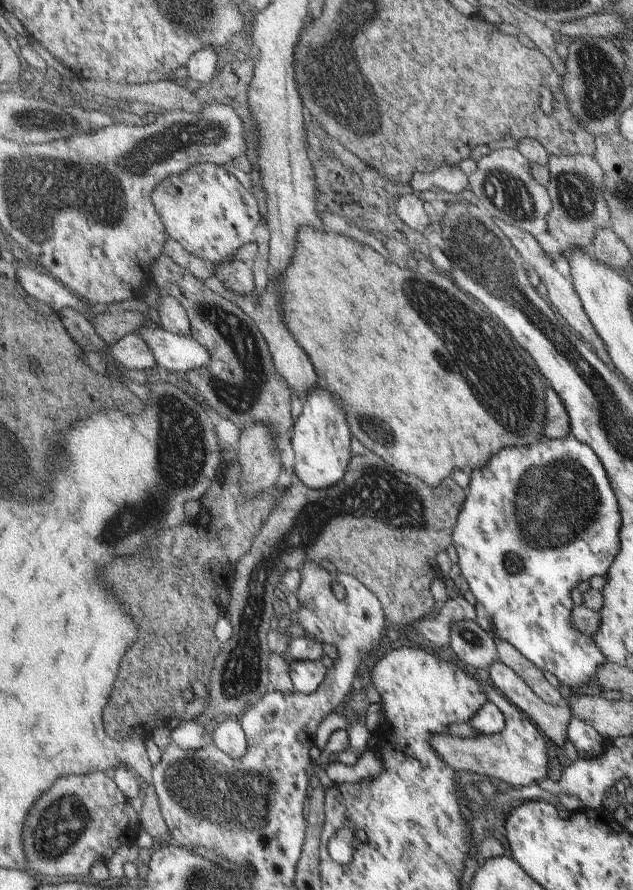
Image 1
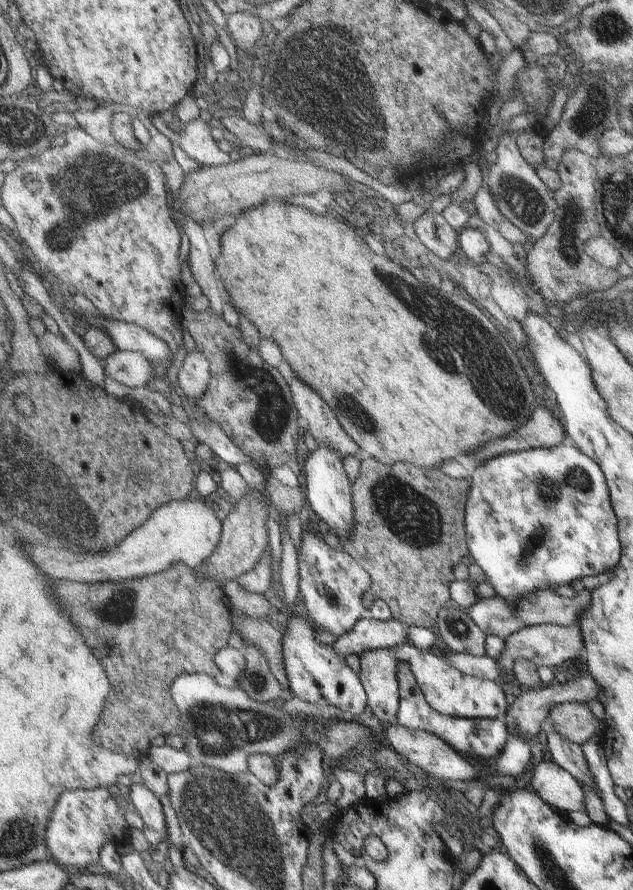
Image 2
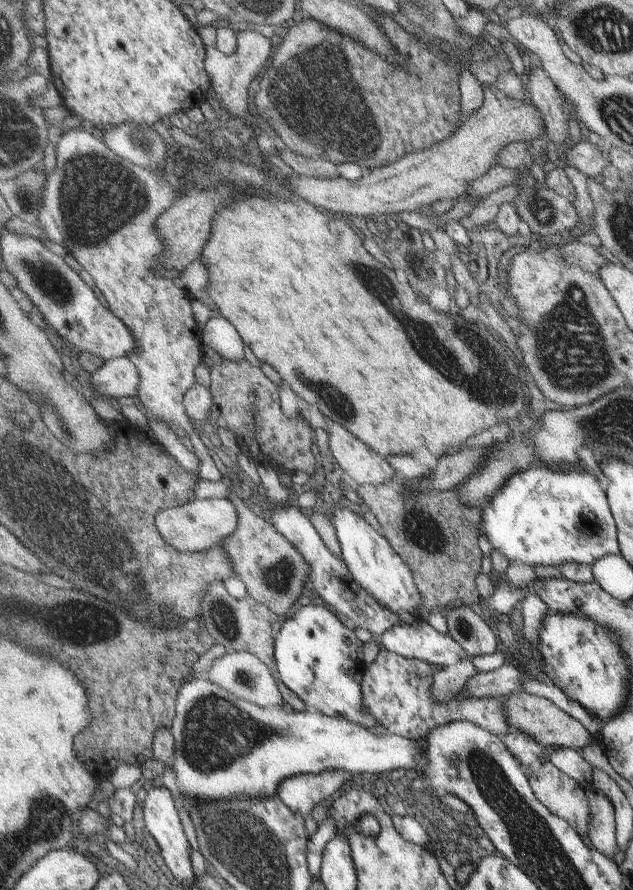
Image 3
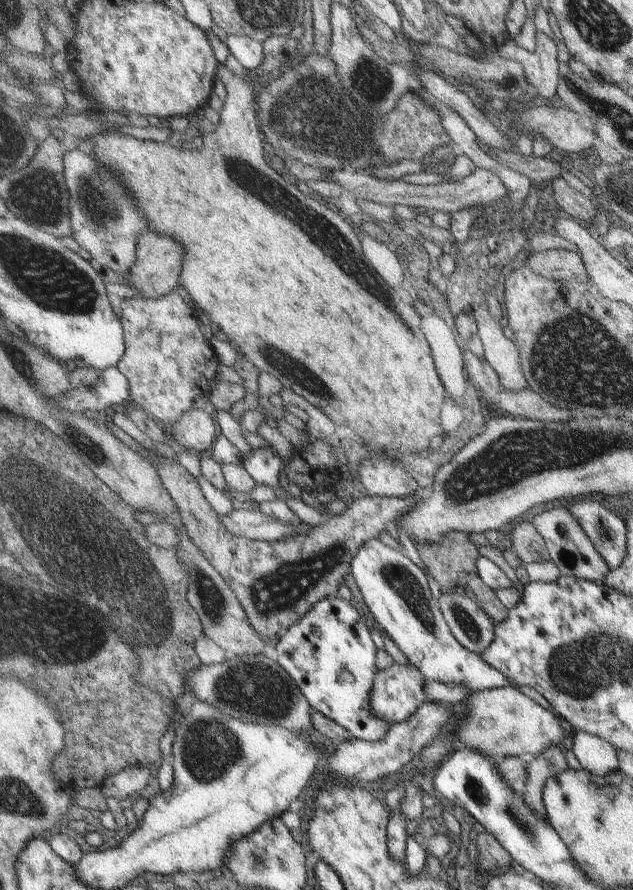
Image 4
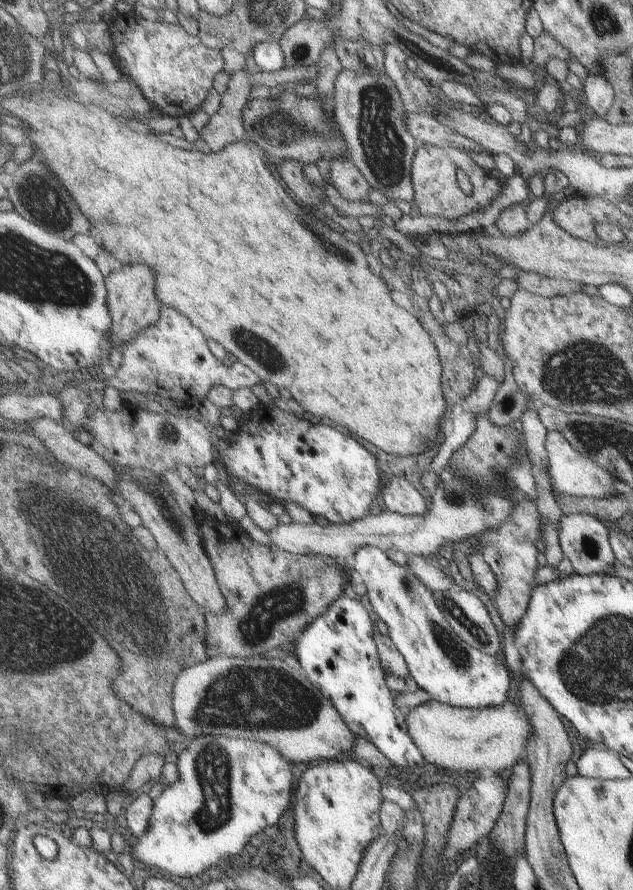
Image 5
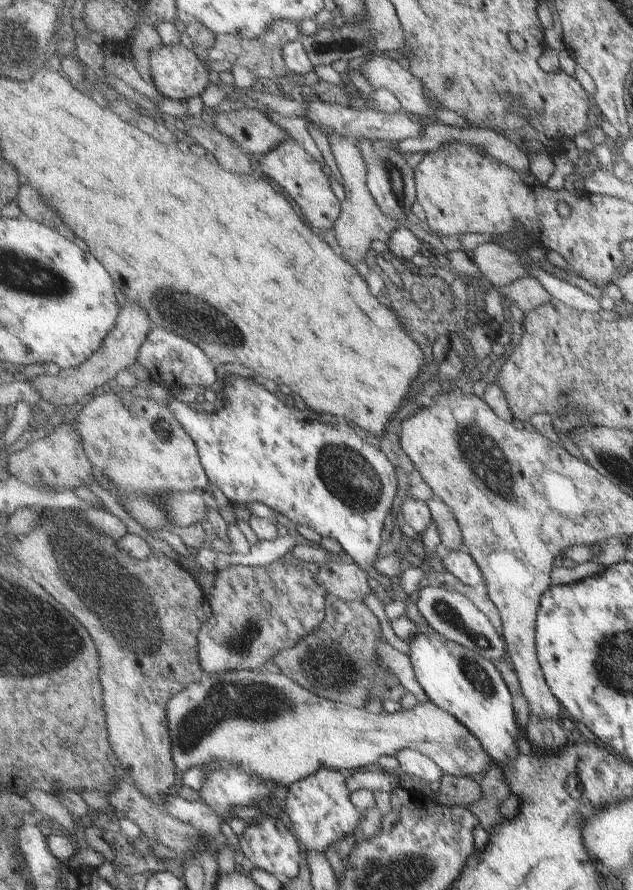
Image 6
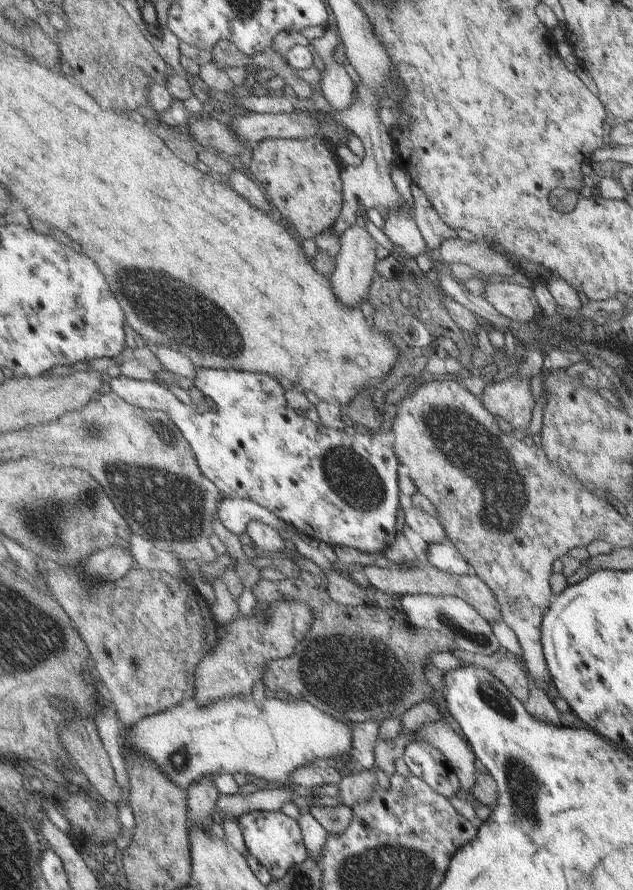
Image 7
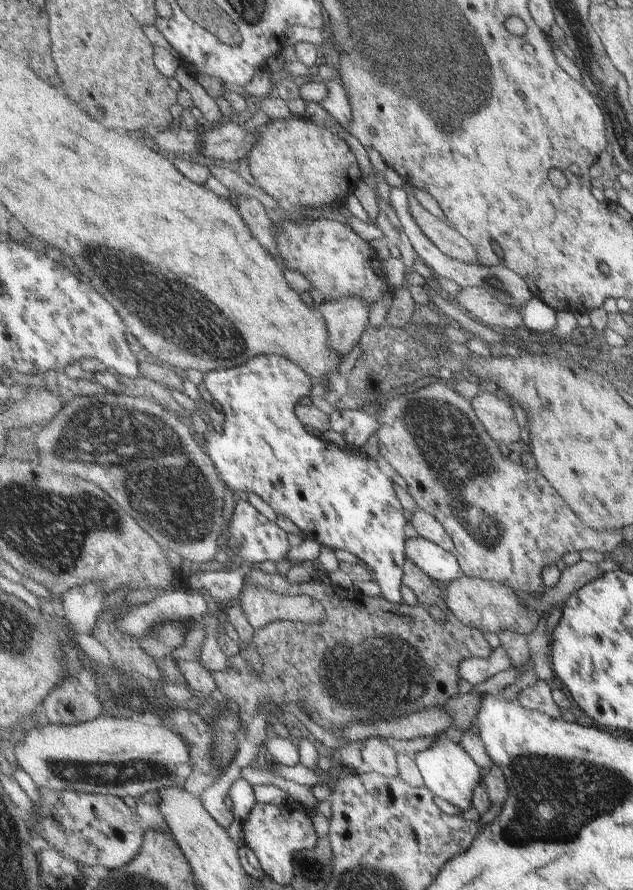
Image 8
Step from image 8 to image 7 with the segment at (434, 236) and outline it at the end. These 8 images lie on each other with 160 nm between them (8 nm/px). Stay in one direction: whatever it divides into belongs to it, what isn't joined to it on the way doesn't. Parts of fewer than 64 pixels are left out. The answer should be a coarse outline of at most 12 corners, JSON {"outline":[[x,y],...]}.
{"outline":[[446,239],[446,265],[460,262],[485,274],[512,276],[509,257],[484,242]]}

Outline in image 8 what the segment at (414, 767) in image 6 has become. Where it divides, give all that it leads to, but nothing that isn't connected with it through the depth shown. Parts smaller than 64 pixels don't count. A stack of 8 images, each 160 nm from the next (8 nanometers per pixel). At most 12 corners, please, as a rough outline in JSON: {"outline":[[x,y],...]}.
{"outline":[[436,740],[416,760],[427,786],[462,811],[486,770],[462,744]]}

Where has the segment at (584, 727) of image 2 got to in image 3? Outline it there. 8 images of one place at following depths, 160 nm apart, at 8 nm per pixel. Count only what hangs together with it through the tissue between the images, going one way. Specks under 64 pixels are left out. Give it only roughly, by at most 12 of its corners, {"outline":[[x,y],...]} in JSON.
{"outline":[[505,695],[512,727],[542,746],[589,744],[588,730],[554,702]]}

